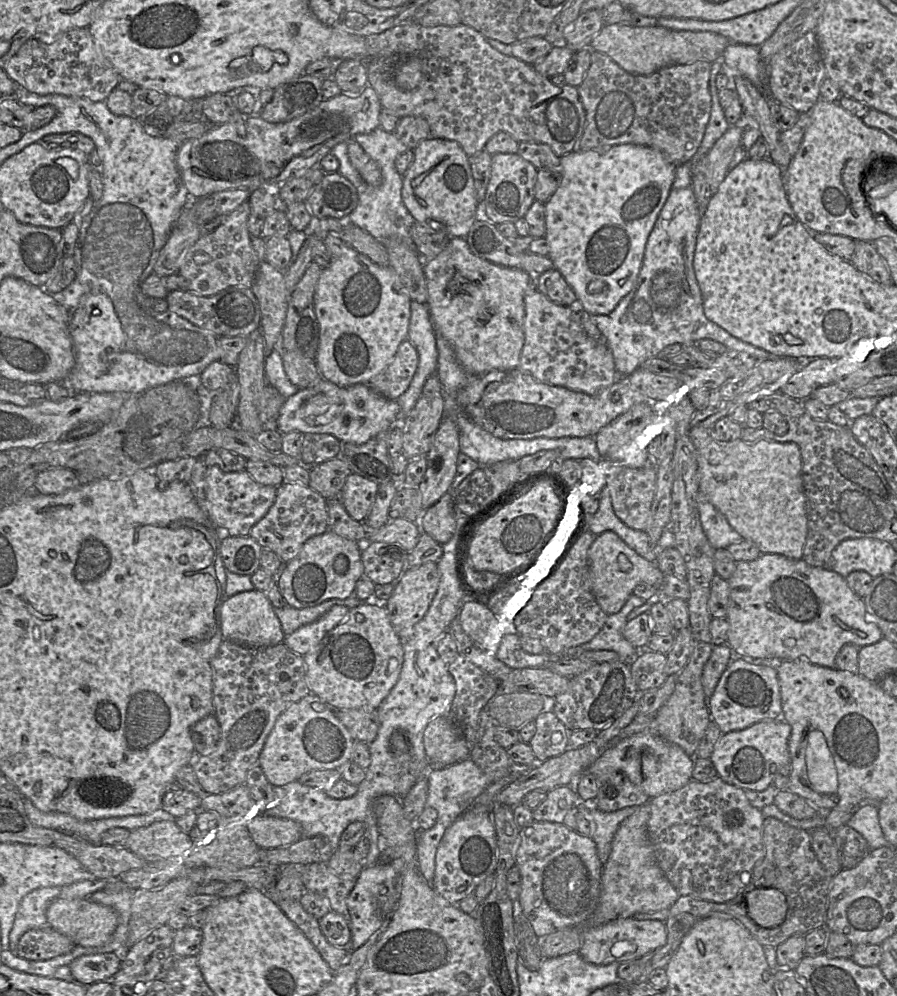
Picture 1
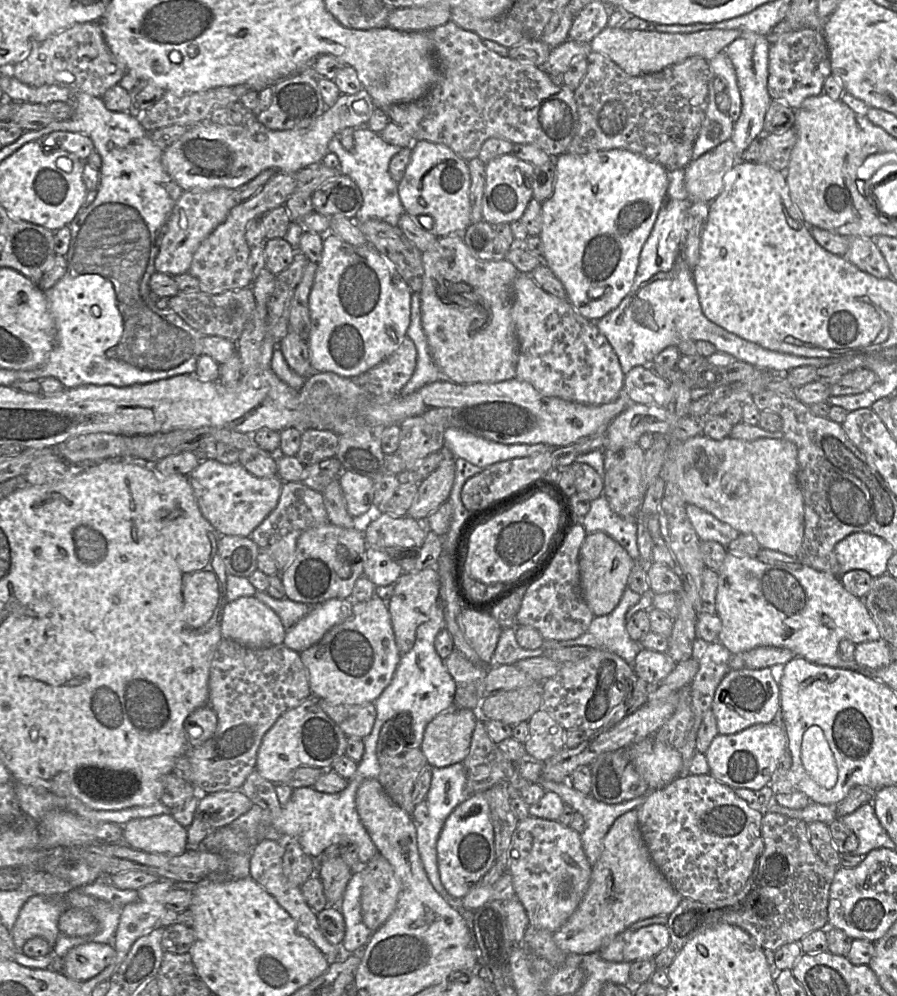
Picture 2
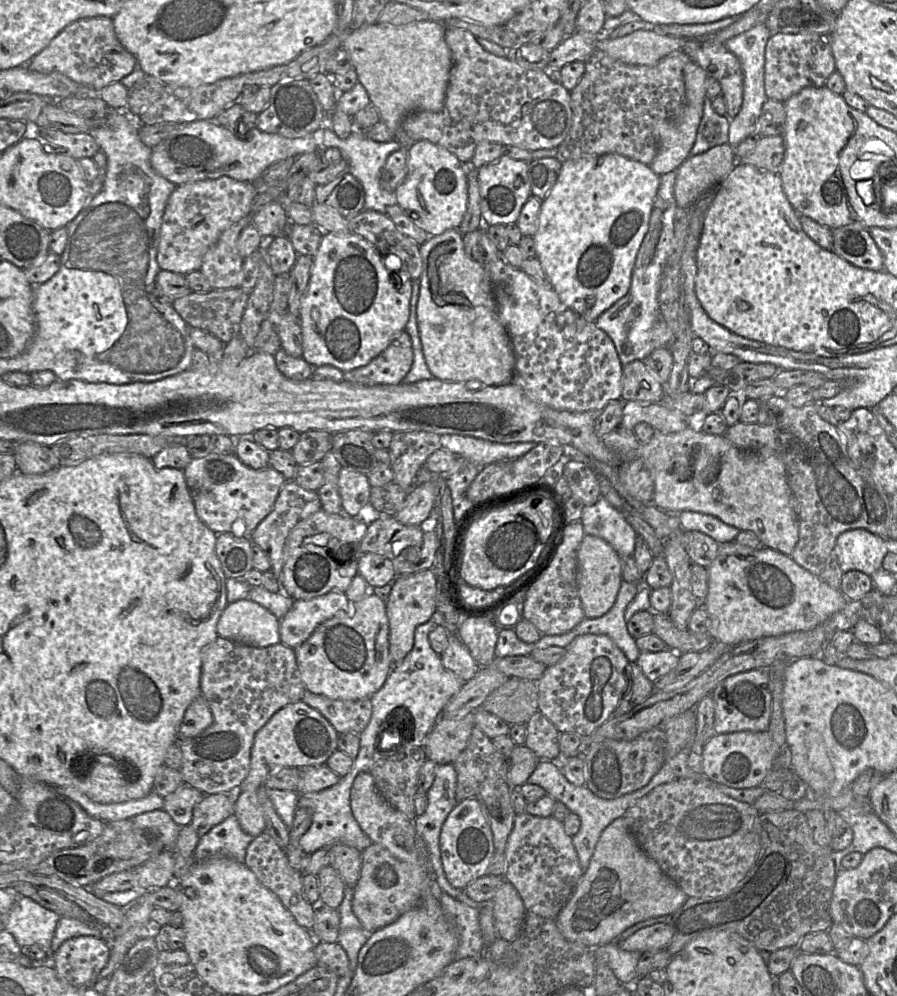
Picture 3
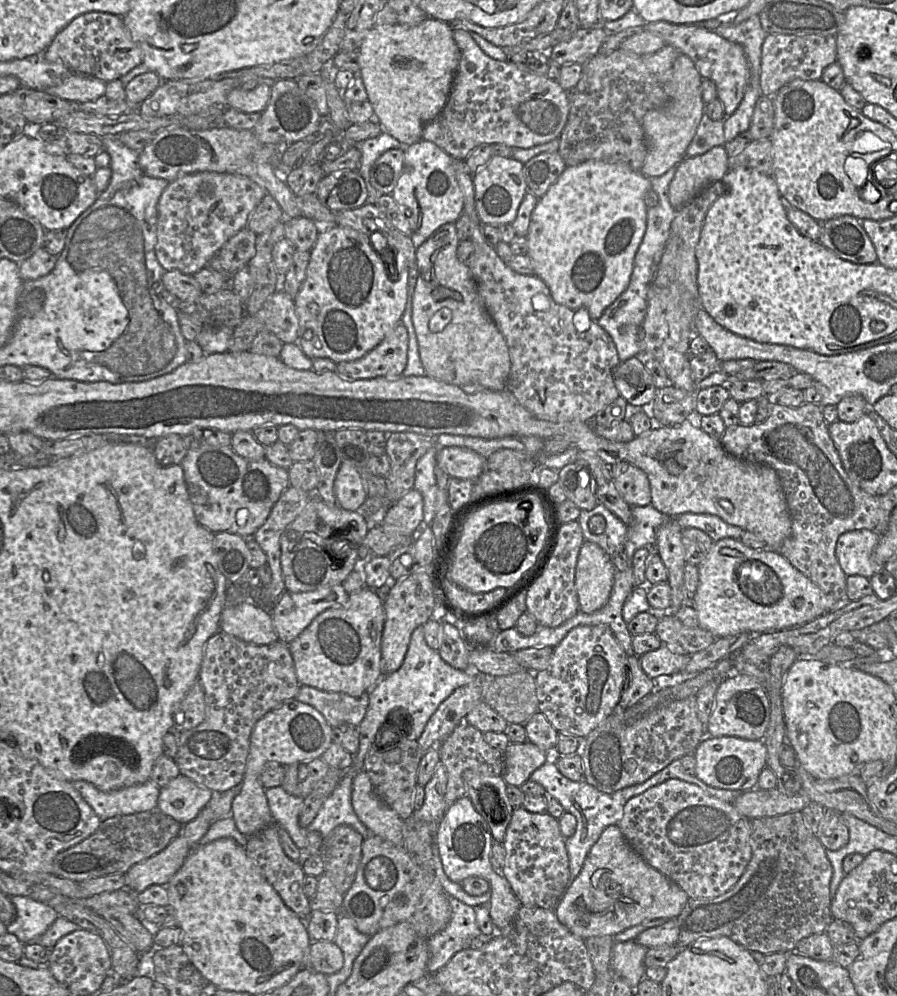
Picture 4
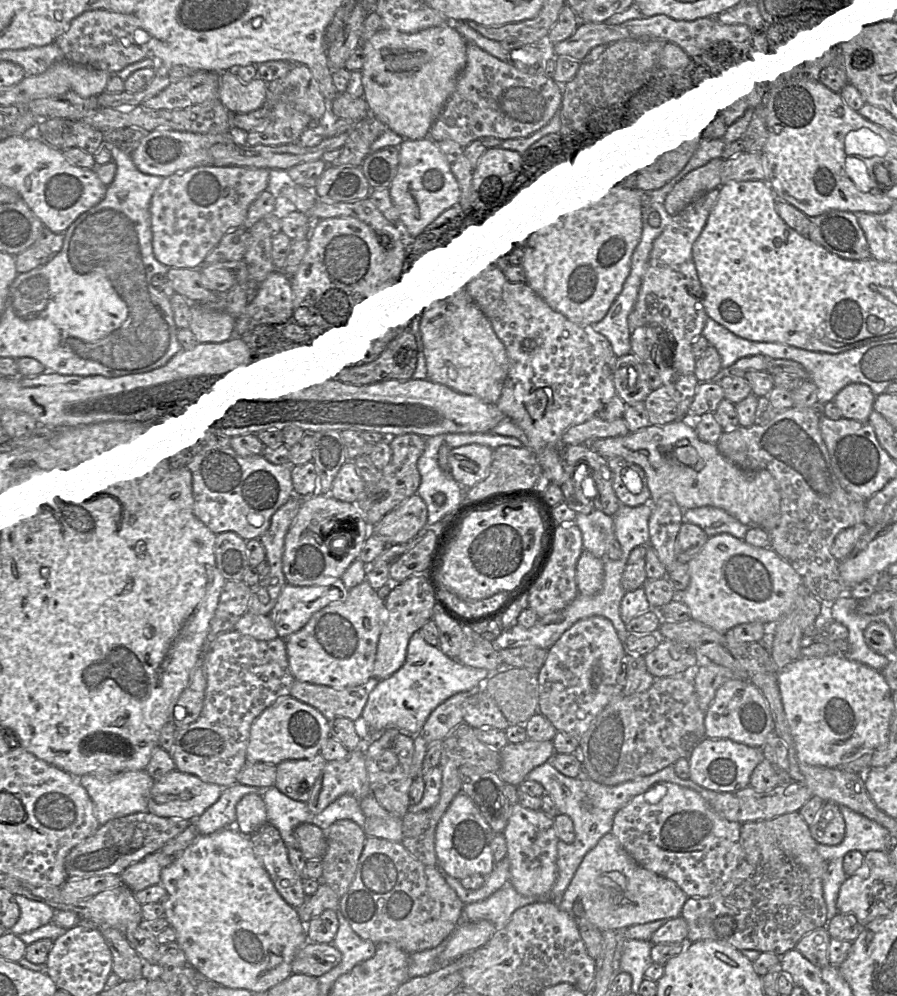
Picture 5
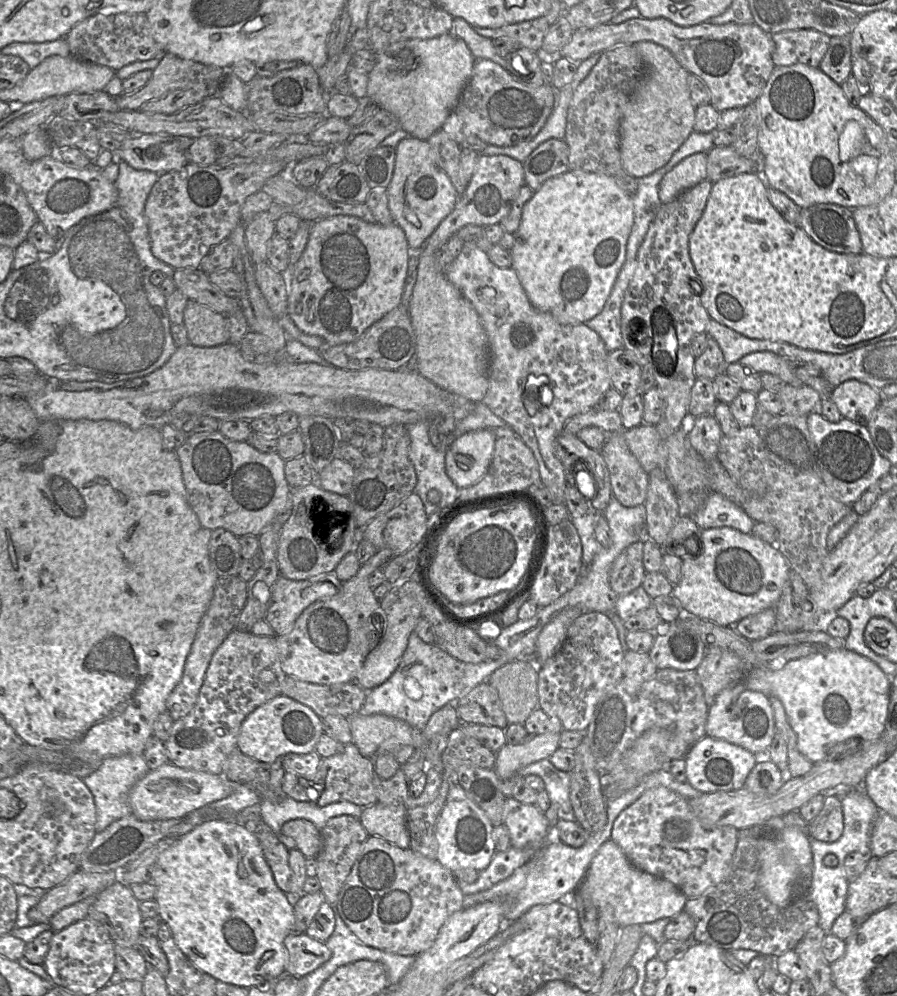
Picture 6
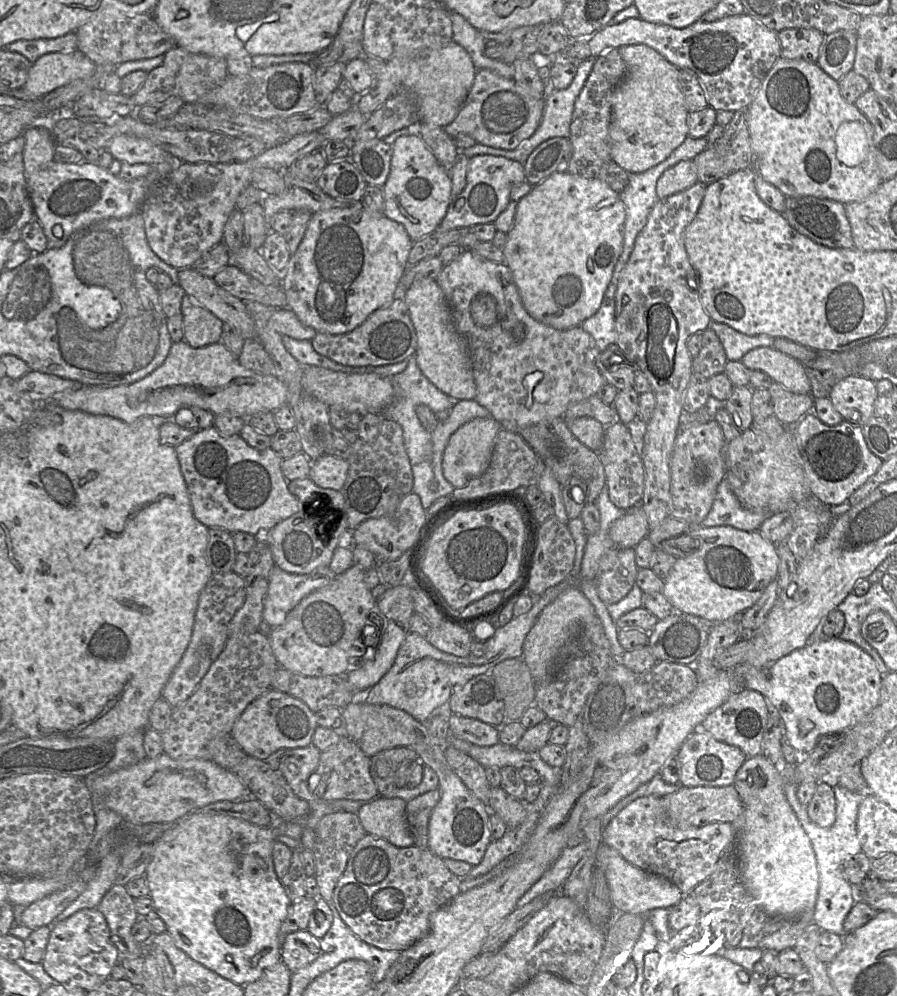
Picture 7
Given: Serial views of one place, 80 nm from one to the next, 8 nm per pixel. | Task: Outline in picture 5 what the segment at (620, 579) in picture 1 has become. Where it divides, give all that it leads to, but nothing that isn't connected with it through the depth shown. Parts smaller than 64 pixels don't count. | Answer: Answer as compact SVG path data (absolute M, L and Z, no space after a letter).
M583 550L576 565L576 584L578 593L594 595L598 593L603 584L604 568L601 558L595 557L591 552Z

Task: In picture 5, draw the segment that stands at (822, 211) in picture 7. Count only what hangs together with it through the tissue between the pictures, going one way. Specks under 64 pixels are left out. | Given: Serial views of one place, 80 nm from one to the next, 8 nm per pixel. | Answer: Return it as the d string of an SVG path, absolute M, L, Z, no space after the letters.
M830 210L810 217L808 237L845 259L865 260L871 257L865 234L852 212Z

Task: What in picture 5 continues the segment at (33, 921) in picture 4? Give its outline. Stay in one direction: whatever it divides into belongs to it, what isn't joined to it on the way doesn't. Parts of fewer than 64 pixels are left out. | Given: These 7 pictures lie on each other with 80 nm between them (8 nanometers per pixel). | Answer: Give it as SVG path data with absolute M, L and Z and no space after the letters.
M15 895L14 898L20 909L20 916L8 932L21 935L38 929L52 921L55 910L48 904L26 898L22 895Z

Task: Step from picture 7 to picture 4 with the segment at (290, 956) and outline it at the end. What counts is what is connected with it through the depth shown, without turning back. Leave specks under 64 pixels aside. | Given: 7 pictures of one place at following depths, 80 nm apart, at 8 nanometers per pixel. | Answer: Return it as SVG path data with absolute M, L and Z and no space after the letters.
M312 941L303 968L325 975L339 971L344 963L342 950L333 941Z

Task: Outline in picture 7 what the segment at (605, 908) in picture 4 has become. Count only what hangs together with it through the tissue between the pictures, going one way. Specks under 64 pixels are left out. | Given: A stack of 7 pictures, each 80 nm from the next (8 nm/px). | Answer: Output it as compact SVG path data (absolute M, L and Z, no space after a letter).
M600 845L597 852L597 867L600 867L605 874L611 893L611 901L614 909L619 913L647 916L654 909L670 909L678 905L684 897L674 883L632 865L610 846Z

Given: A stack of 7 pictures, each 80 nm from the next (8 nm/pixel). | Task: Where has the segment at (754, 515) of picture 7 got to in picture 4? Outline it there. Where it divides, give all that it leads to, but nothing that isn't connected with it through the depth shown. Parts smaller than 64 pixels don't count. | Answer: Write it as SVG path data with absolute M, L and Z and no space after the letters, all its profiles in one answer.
M683 513L676 518L684 528L696 528L705 532L713 542L723 538L740 539L743 529L726 523L720 517L711 514Z

